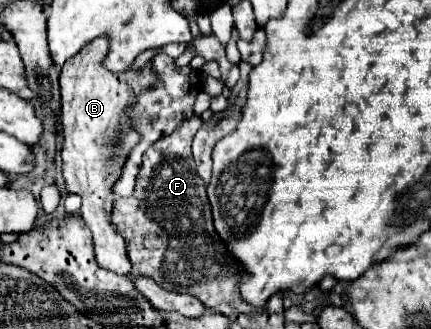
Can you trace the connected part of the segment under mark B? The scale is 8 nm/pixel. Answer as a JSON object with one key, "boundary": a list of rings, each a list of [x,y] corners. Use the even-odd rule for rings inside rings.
{"boundary":[[[95,38],[77,56],[67,60],[67,64],[61,70],[61,158],[67,194],[79,194],[83,198],[79,216],[93,234],[95,260],[99,268],[127,276],[131,272],[131,262],[125,252],[125,242],[123,236],[119,236],[115,226],[111,224],[111,208],[115,198],[111,194],[111,184],[117,180],[127,154],[139,142],[139,134],[133,126],[129,126],[125,114],[133,108],[133,102],[137,100],[139,92],[147,88],[147,84],[151,84],[157,76],[147,66],[141,70],[129,68],[125,72],[109,72],[101,64],[107,56],[107,50],[107,40]]]}

